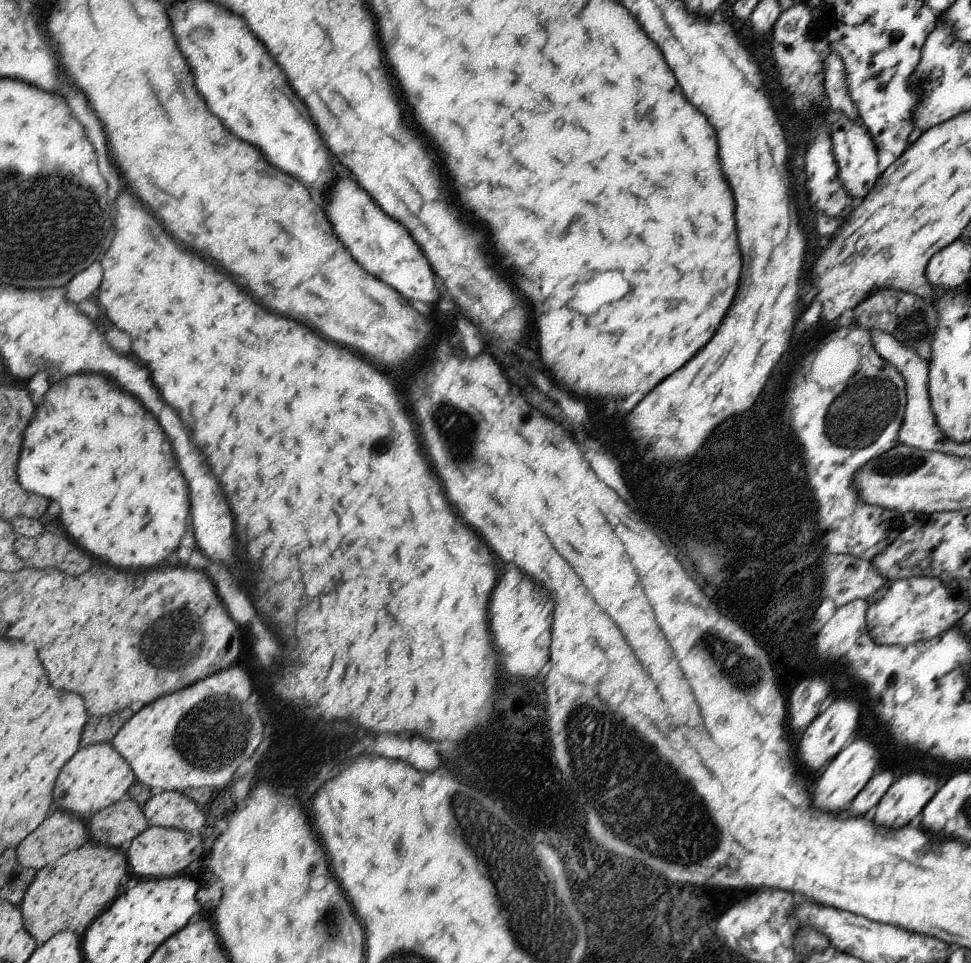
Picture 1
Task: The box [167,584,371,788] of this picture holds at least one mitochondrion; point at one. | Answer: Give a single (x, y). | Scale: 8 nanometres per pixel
(207, 737)

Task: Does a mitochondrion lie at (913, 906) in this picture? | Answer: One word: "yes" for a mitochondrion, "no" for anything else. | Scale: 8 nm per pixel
no

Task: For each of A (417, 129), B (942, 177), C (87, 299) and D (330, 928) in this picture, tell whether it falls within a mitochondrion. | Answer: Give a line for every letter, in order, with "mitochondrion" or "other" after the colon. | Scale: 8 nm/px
A: other
B: other
C: other
D: mitochondrion

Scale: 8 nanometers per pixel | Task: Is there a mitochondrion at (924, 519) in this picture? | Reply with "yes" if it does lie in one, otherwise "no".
no

